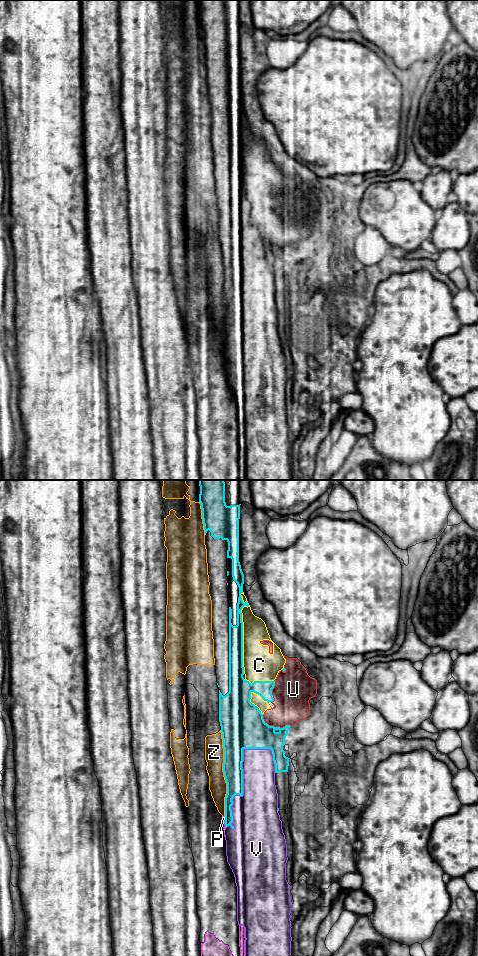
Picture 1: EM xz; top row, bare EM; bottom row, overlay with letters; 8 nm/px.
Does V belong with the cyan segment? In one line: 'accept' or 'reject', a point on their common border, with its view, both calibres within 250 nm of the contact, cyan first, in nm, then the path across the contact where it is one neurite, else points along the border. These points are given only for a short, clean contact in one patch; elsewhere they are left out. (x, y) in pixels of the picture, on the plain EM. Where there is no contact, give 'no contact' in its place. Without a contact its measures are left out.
accept; meets cyan in xz at (242, 299); 160 nm thick on the cyan side, 300 nm on the other

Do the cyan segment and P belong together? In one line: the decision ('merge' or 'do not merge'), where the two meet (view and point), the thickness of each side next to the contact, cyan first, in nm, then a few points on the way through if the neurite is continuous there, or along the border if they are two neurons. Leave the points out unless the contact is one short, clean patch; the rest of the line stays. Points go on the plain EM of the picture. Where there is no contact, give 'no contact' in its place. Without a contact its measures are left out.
do not merge; meets cyan in xz at (225, 342); 80 nm thick on the cyan side, 30 nm on the other

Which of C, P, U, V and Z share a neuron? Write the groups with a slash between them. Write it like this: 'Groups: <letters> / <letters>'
Groups: C U / P / V / Z

